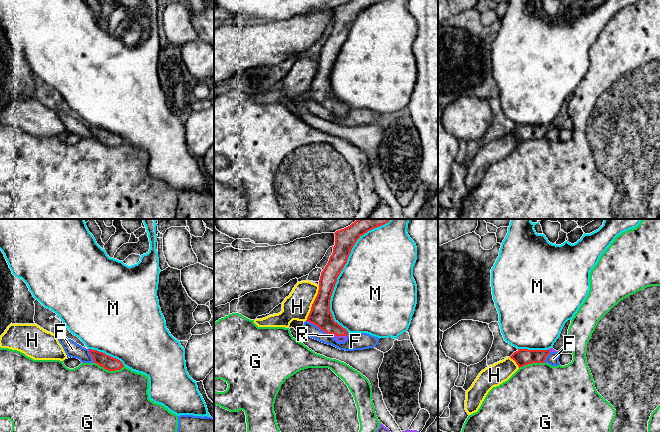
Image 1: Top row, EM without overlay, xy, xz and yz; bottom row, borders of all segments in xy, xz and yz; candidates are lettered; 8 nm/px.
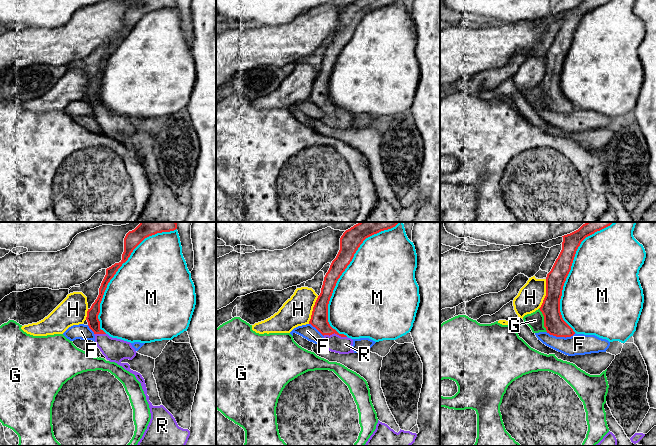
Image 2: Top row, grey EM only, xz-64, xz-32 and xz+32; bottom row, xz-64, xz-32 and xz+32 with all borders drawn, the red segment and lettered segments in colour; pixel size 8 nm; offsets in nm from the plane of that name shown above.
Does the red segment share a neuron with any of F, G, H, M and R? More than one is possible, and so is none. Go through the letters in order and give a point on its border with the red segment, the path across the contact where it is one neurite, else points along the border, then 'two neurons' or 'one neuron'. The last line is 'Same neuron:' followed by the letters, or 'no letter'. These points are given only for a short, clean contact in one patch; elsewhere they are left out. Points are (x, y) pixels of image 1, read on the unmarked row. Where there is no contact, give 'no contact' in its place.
F: contact xz (318, 102); border xz (306, 96), (330, 111); two neurons
G: contact xy (109, 146); two neurons
H: contact xz (313, 79); two neurons
M: contact xz (339, 50); two neurons
R: contact xz (339, 111); way xz (320, 91), (339, 111), (339, 114); one neuron
Same neuron: R

